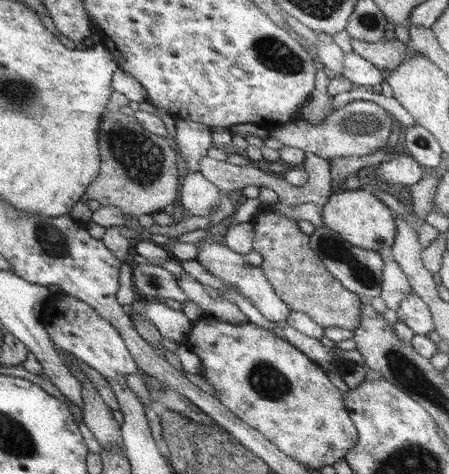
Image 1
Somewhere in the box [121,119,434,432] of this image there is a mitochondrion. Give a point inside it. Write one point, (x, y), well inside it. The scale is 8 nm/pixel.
(331, 247)

